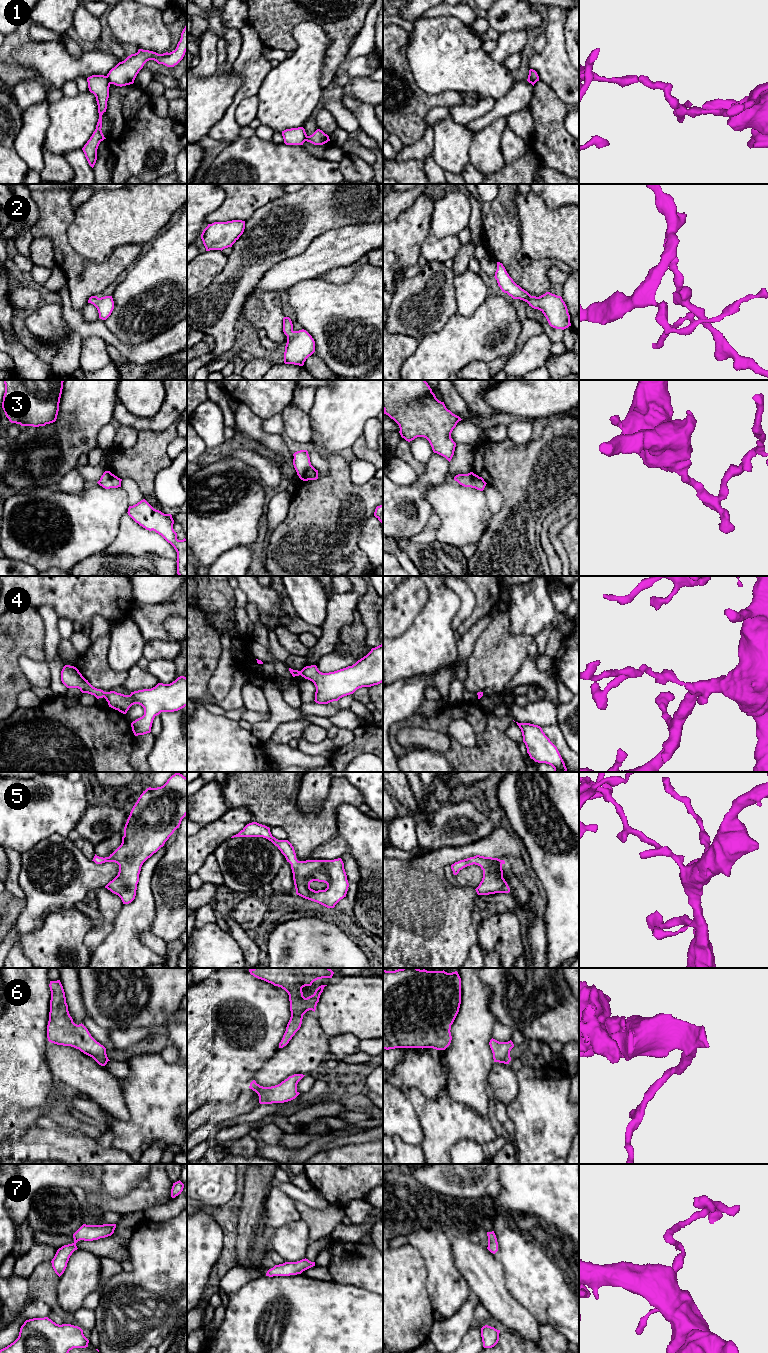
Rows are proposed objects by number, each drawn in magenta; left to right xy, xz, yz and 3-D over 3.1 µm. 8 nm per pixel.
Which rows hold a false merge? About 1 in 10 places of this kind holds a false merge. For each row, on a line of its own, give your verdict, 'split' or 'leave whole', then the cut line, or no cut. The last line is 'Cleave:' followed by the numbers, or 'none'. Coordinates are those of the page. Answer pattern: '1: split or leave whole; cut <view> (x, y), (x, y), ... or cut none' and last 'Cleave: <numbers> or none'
1: split; cut xy (106, 76), (111, 83)
2: leave whole; cut none
3: leave whole; cut none
4: leave whole; cut none
5: leave whole; cut none
6: leave whole; cut none
7: leave whole; cut none
Cleave: 1

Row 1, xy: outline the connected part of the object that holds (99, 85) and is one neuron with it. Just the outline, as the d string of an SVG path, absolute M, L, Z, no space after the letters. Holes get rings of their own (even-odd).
M92 75L87 78L88 88L96 97L98 105L99 119L96 129L90 139L82 148L89 165L93 168L97 160L97 149L101 141L106 139L102 133L102 115L106 112L107 101L109 98L110 82L107 76Z

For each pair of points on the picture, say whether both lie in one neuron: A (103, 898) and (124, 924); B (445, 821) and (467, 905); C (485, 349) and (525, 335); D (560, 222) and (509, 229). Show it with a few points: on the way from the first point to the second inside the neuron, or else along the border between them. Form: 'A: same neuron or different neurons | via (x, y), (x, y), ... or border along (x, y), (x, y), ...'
A: different neurons | border along (123, 904), (113, 929), (106, 936)
B: different neurons | border along (474, 841), (456, 846), (443, 846), (428, 852)
C: different neurons | border along (522, 322), (517, 346), (513, 353)
D: different neurons | border along (515, 204), (520, 234), (519, 250)

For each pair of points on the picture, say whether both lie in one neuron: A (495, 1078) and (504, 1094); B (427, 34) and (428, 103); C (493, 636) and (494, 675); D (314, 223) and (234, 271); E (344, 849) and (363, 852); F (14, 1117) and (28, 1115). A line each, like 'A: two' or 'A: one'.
A: one
B: two
C: one
D: one
E: two
F: one

